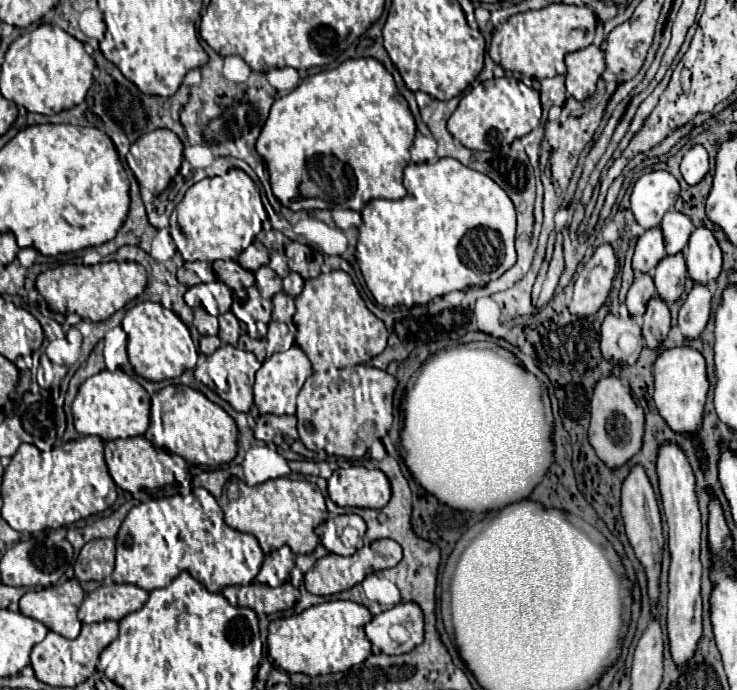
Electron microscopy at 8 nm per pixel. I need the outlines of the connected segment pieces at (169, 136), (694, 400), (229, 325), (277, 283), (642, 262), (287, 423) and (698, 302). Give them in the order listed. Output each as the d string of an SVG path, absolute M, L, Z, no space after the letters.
M156 129L131 145L126 161L139 186L158 195L180 169L182 141L170 129Z
M672 347L664 349L652 367L654 373L654 403L664 417L664 421L676 433L698 433L708 393L708 379L706 379L706 363L700 351L692 347Z
M224 313L224 315L218 315L218 319L220 319L220 333L218 333L218 337L224 343L236 345L238 337L240 337L240 321L236 319L236 315L234 313Z
M260 267L256 273L256 287L264 299L272 299L278 291L282 291L282 279L270 269L270 267Z
M652 227L638 237L632 267L634 267L634 271L648 273L658 265L658 261L664 255L666 255L666 249L664 249L662 231L660 231L660 227Z
M260 415L254 427L254 437L266 443L272 442L276 447L292 445L298 439L296 417L294 415Z
M694 283L694 287L686 295L686 299L680 307L680 315L678 315L678 327L684 337L692 339L702 333L702 329L706 327L708 317L710 317L710 301L712 301L710 289L702 283Z

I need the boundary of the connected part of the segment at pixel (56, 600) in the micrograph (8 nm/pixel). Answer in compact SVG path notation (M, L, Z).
M72 579L62 585L24 593L19 601L19 610L42 621L50 631L60 633L66 639L76 639L82 627L76 615L82 599L84 591L80 583Z

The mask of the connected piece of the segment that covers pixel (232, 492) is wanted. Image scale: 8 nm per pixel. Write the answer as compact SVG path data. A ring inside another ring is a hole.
M288 477L270 479L254 487L246 485L244 481L228 479L218 503L224 511L224 521L236 531L254 535L264 553L280 549L282 545L288 545L296 555L312 553L320 541L314 533L314 527L326 521L328 517L324 495L318 489L318 485Z

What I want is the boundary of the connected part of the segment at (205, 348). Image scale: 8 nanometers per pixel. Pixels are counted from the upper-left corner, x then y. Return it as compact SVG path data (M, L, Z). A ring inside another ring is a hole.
M202 337L202 339L200 339L200 351L202 351L204 355L214 353L220 345L222 345L222 341L220 341L218 337Z

